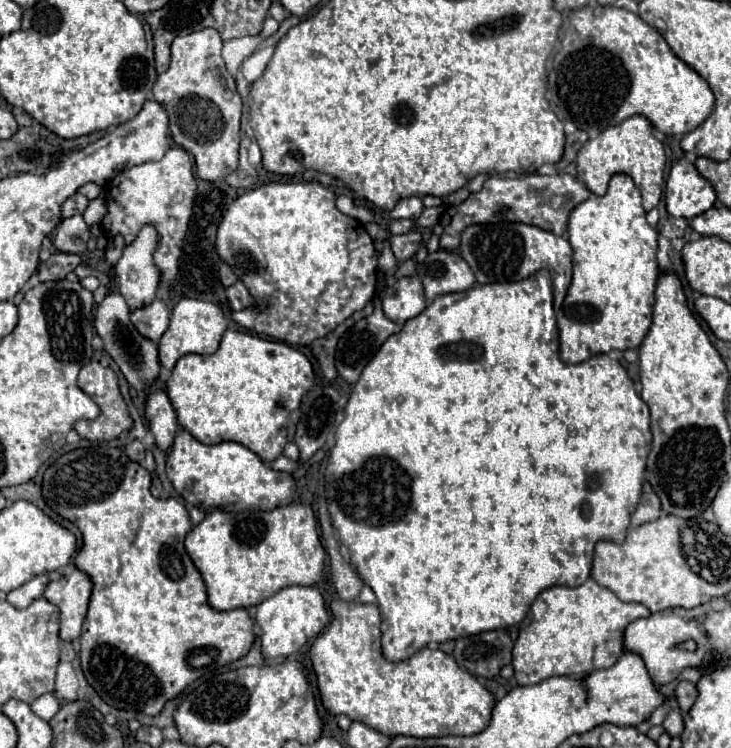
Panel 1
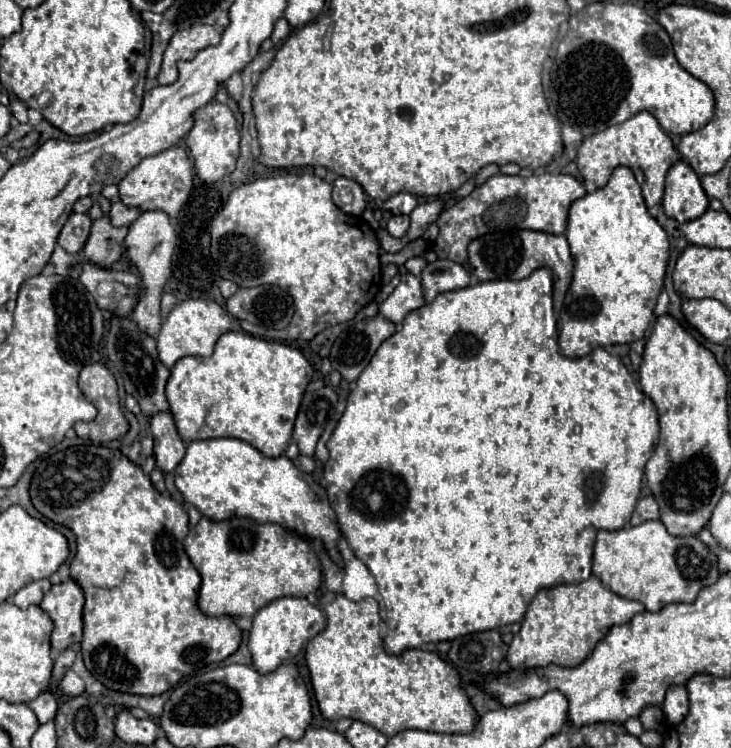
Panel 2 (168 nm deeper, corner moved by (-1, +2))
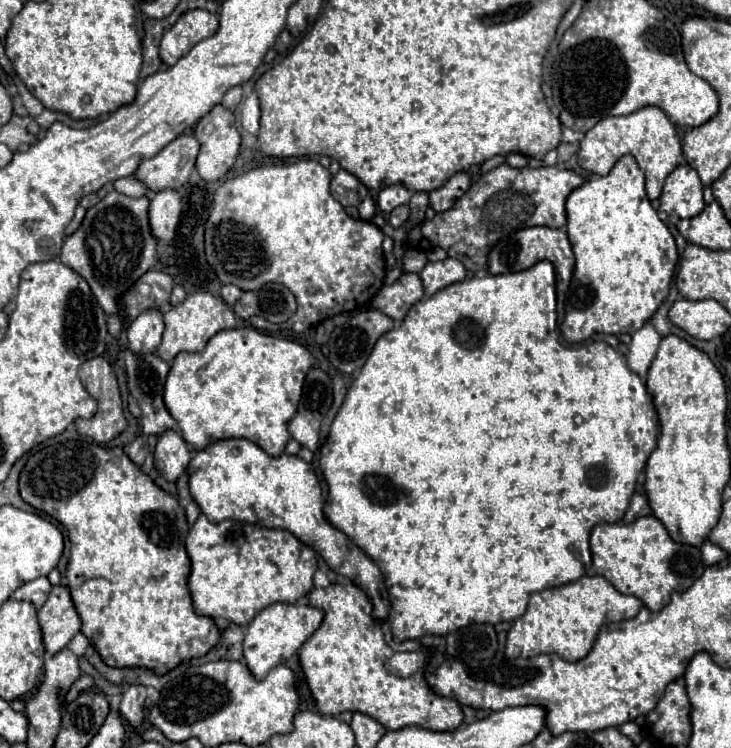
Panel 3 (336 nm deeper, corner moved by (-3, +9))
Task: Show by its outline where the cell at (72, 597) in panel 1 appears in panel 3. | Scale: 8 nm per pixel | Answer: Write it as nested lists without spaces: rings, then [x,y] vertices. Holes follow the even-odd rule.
[[[52,586],[46,604],[38,612],[46,652],[56,654],[80,632],[80,616],[74,608],[68,586]]]

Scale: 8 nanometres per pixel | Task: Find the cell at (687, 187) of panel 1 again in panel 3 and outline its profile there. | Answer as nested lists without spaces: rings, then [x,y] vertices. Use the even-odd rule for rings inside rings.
[[[688,164],[676,166],[674,172],[666,178],[662,196],[660,196],[660,210],[670,216],[678,218],[692,218],[704,210],[702,198],[702,182],[696,170]]]

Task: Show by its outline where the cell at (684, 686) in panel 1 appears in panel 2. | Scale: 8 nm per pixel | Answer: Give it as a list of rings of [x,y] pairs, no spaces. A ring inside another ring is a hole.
[[[672,685],[666,691],[662,713],[668,725],[678,725],[688,715],[688,691],[684,685]]]

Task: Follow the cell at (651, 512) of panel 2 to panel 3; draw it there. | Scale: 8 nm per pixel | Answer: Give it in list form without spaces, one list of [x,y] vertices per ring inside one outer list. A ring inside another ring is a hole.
[[[634,494],[632,496],[632,502],[630,502],[630,508],[626,510],[626,516],[624,516],[624,522],[632,522],[640,516],[650,516],[652,510],[650,510],[650,504],[646,500],[646,496],[642,494]]]

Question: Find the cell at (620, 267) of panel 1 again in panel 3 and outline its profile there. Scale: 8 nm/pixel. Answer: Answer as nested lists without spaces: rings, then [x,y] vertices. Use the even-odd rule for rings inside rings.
[[[622,156],[608,176],[584,182],[566,200],[568,224],[566,232],[574,256],[576,268],[566,302],[566,318],[560,332],[566,342],[582,342],[592,334],[634,334],[640,330],[658,306],[668,296],[670,280],[675,275],[679,253],[668,230],[668,226],[658,218],[645,190],[645,176],[632,156]]]

